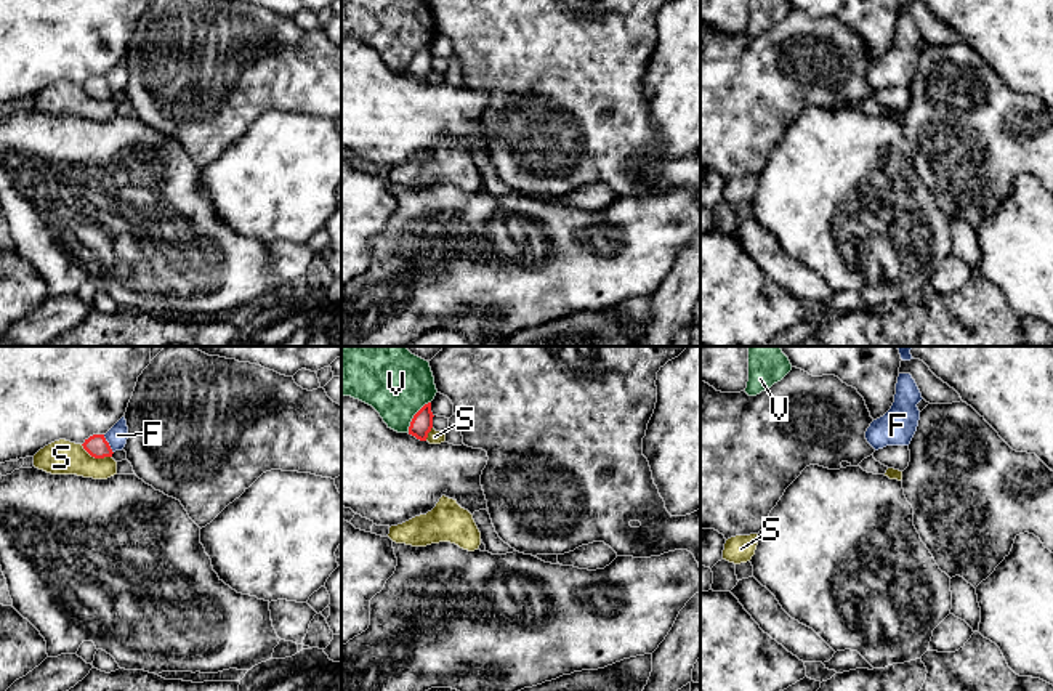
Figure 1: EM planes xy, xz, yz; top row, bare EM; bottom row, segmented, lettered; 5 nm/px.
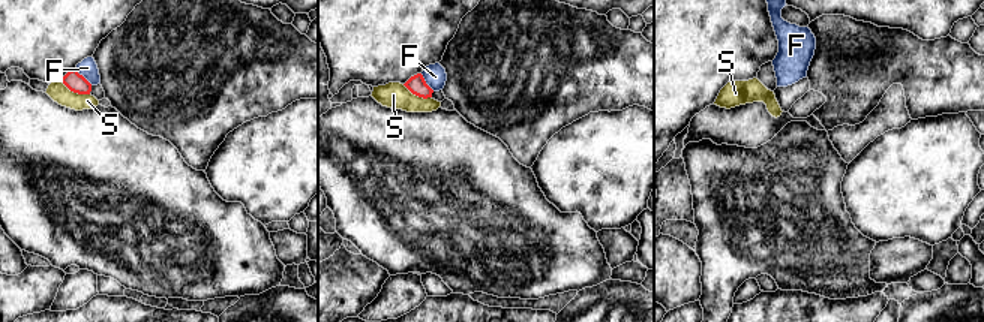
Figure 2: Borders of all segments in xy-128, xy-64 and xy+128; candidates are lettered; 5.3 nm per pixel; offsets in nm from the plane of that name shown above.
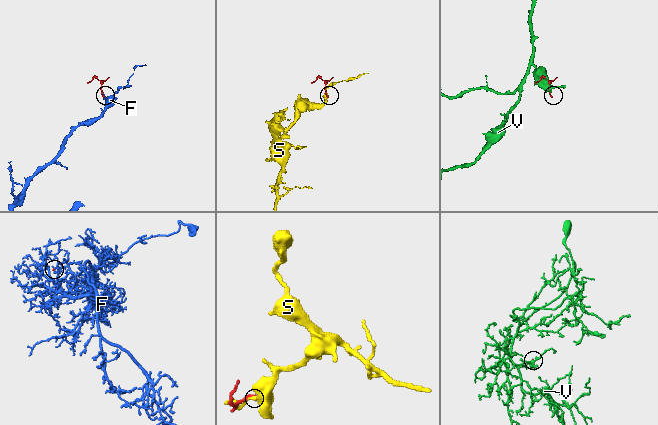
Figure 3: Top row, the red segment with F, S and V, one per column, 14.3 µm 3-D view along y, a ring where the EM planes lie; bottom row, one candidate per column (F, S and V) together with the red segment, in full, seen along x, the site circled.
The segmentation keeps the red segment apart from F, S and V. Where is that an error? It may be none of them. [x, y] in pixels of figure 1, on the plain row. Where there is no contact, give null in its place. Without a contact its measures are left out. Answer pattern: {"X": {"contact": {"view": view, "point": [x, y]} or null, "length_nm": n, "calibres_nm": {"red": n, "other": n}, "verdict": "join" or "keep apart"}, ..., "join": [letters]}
{"F": {"contact": {"view": "xy", "point": [108, 85]}, "length_nm": 110, "calibres_nm": {"red": 110, "other": 100}, "verdict": "keep apart"}, "S": {"contact": {"view": "xy", "point": [96, 98]}, "length_nm": 170, "calibres_nm": {"red": 110, "other": 180}, "verdict": "keep apart"}, "V": {"contact": {"view": "xz", "point": [414, 56]}, "length_nm": 200, "calibres_nm": {"red": 110, "other": 300}, "verdict": "keep apart"}, "join": []}

